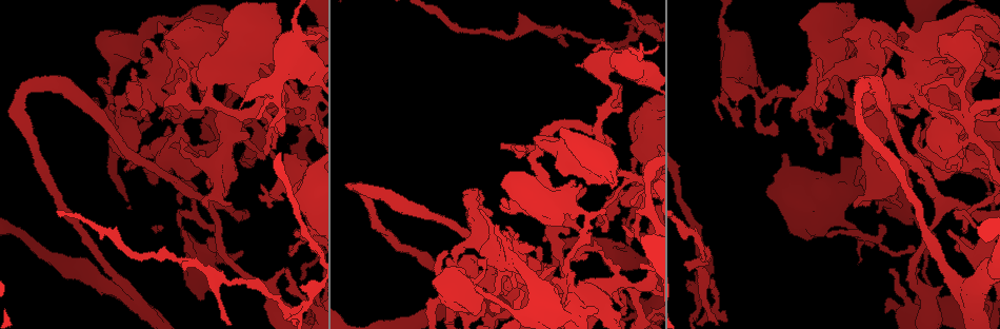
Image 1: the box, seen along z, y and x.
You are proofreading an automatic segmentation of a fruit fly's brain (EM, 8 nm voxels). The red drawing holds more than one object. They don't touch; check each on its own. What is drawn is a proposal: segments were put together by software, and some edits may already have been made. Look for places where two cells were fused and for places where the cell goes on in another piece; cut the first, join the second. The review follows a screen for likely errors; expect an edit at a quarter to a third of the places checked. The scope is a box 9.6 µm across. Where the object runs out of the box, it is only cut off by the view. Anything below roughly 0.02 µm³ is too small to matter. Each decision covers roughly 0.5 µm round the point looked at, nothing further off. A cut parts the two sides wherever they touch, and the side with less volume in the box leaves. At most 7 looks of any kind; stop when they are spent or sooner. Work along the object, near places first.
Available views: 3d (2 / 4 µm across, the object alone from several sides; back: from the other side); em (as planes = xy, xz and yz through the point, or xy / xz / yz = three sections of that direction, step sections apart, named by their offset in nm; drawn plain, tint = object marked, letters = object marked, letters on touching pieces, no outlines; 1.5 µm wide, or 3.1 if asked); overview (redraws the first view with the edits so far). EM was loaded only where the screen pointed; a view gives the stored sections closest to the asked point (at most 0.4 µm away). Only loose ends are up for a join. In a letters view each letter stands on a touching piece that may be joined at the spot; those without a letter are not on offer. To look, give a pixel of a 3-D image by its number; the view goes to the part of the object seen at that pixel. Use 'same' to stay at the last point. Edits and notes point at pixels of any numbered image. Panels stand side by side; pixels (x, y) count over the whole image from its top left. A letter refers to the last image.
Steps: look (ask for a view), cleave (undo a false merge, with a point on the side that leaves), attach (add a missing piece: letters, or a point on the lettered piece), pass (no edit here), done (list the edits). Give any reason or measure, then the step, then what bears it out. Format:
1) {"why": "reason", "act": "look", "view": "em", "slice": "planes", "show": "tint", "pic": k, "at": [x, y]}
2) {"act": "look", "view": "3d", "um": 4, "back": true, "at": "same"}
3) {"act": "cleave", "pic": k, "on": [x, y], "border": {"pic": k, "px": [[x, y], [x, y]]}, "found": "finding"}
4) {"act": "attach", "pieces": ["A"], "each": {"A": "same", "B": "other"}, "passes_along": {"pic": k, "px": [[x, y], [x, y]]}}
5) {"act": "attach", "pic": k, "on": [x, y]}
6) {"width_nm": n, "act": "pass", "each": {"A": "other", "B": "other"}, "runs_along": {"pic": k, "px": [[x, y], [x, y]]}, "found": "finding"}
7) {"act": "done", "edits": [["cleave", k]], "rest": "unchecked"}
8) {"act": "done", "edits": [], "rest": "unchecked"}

{"act": "look", "view": "em", "slice": "xy", "step": 8, "show": "tint", "pic": 1, "at": [695, 303]}

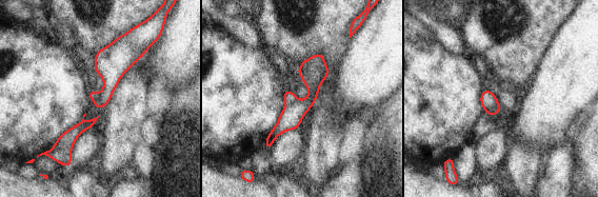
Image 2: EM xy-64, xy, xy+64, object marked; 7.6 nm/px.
{"act": "look", "view": "em", "slice": "yz", "step": 4, "show": "letters", "at": "same"}

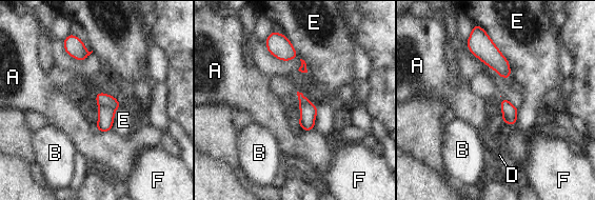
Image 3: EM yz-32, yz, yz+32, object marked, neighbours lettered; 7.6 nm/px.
{"act": "cleave", "pic": 3, "on": [105, 114], "each": {"A": "other", "B": "other", "D": "other", "E": "other", "F": "other"}, "border": {"pic": 3, "px": [[99, 105], [110, 105], [115, 108]]}, "found": "two cells meet here"}

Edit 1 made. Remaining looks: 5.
{"act": "look", "view": "overview"}

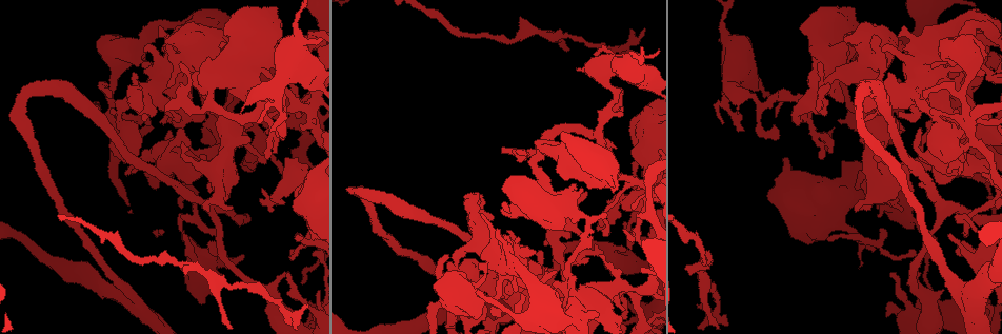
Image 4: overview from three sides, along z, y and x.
{"why": "free end", "act": "look", "view": "em", "slice": "yz", "step": 8, "show": "plain", "pic": 4, "at": [956, 249]}

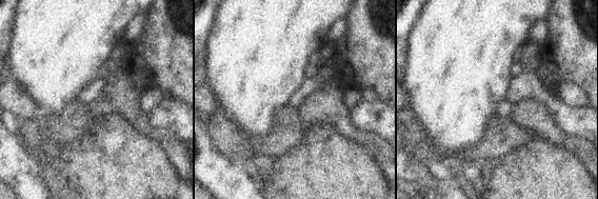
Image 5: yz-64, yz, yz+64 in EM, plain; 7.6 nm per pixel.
{"act": "look", "view": "em", "slice": "yz", "step": 8, "show": "letters", "at": "same"}

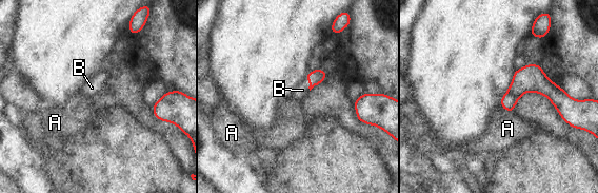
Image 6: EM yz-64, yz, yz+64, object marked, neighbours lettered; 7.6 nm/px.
{"longest_contact_nm": ["B", 110], "act": "attach", "pieces": ["B"], "each": {"A": "other", "B": "same"}, "found": "it goes on there"}

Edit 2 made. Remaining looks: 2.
{"act": "done", "edits": [["cleave", 3], ["attach", 6]], "rest": "unchecked"}

